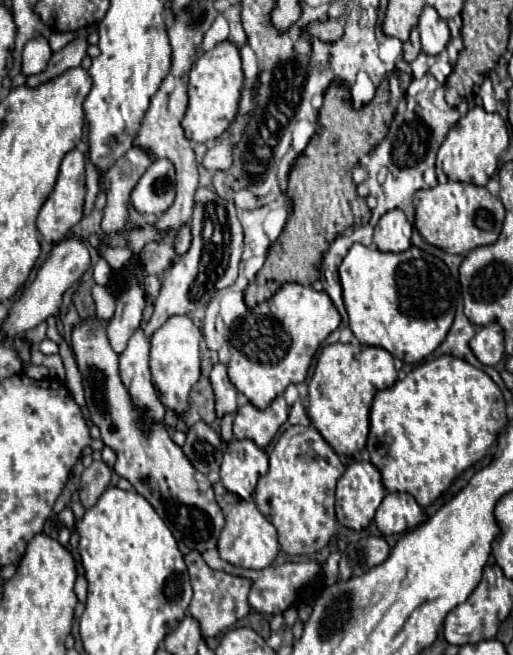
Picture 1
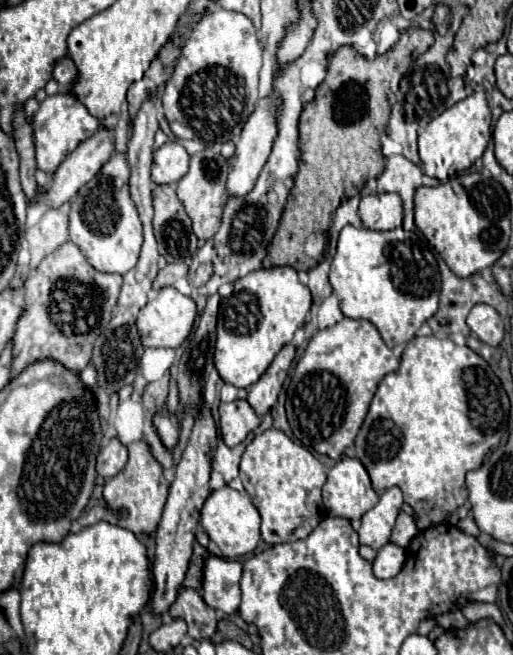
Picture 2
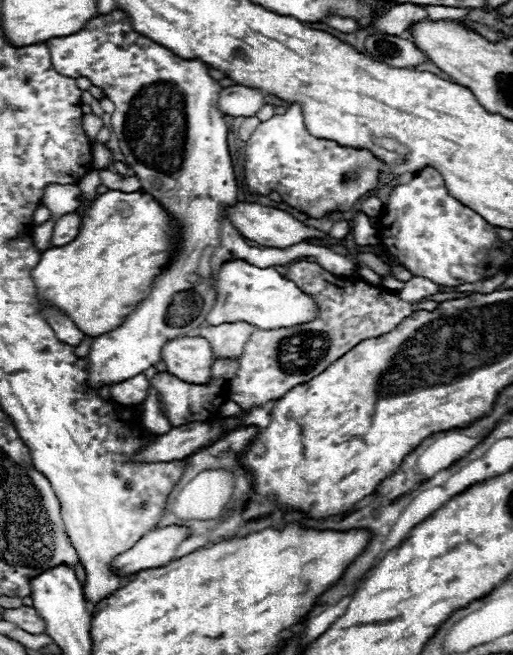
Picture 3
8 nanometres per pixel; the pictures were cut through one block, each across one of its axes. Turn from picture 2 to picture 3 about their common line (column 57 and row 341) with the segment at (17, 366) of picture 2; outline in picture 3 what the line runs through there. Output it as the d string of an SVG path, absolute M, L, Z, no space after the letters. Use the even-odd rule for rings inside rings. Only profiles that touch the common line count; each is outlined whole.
M294 262L284 276L316 298L320 314L316 320L302 326L280 330L256 328L240 356L240 368L230 380L230 400L246 410L278 400L294 386L312 380L362 340L392 332L416 310L416 302L438 292L438 284L420 276L404 282L402 292L390 292L382 286L370 286L360 278L336 276L316 262Z

